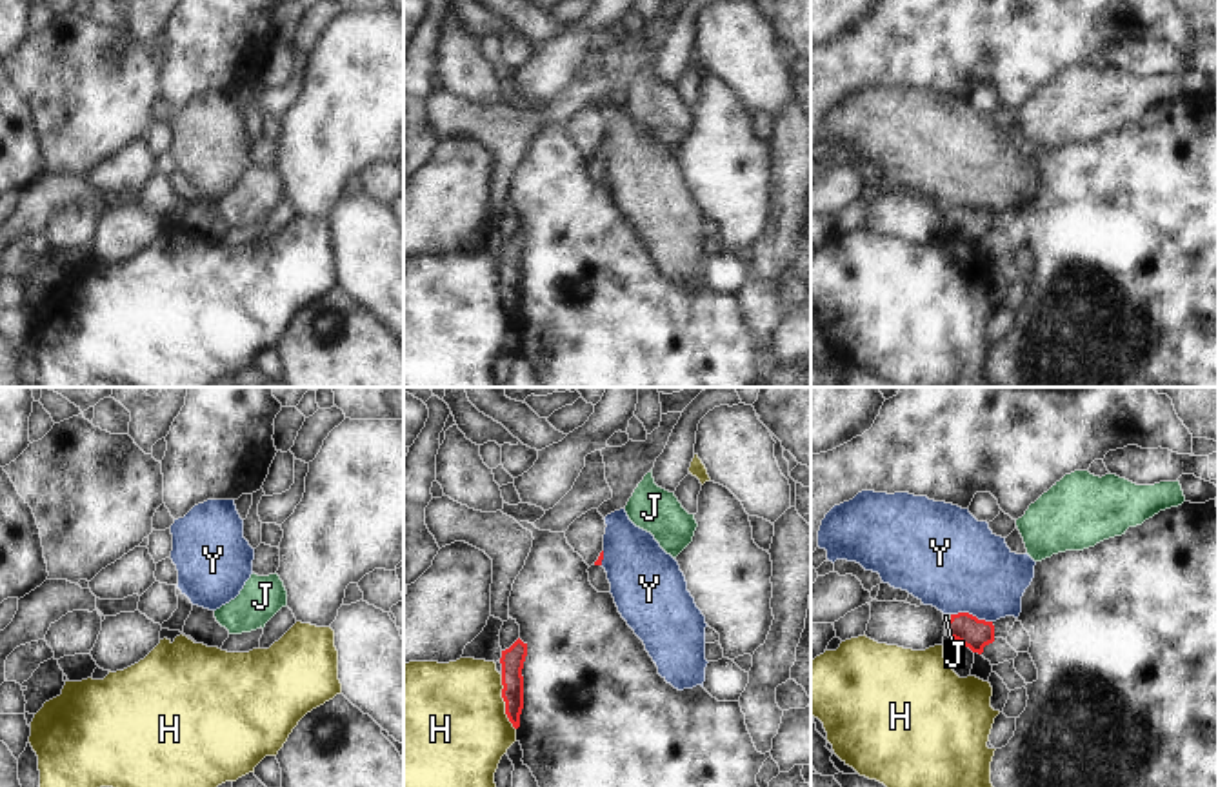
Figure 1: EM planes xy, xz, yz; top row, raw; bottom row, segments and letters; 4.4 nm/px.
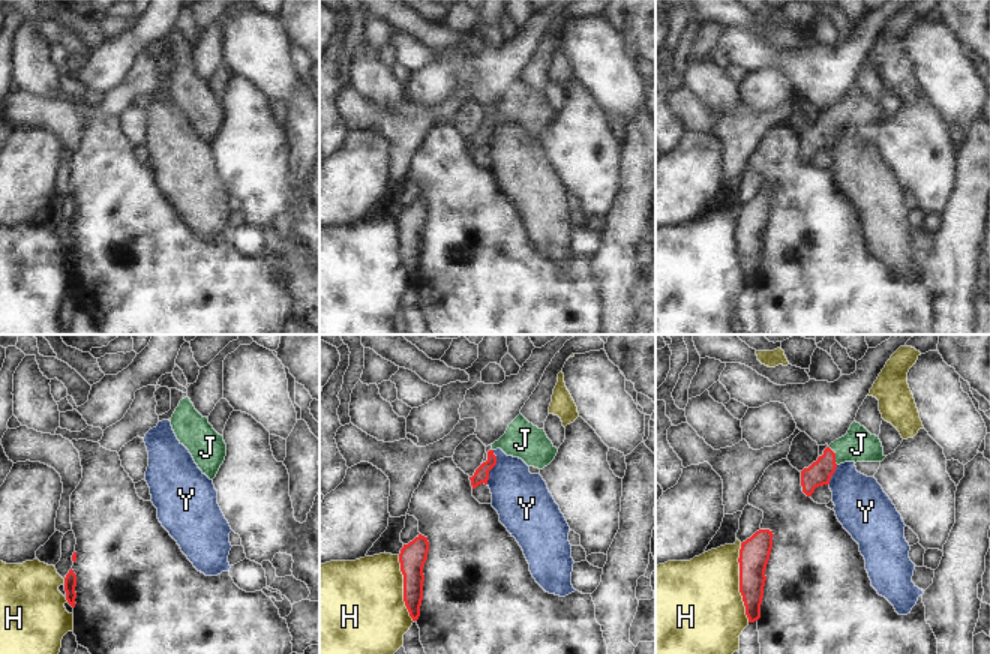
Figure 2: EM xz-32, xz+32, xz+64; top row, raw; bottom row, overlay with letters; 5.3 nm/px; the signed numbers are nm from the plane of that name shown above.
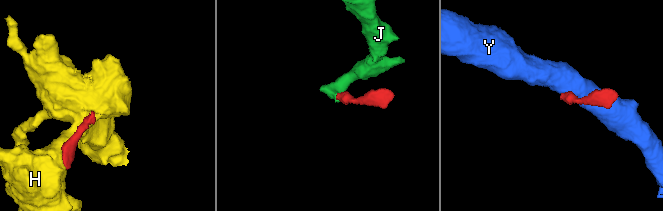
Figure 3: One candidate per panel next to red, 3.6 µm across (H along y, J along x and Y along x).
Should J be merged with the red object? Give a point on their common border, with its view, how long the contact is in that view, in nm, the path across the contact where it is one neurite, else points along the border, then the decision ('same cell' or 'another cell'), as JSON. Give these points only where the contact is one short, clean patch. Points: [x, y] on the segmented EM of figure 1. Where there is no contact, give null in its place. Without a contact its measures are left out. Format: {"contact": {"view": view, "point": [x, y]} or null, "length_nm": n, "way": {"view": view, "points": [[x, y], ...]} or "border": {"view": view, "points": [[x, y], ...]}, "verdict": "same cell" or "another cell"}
{"contact": {"view": "yz", "point": [951, 618]}, "length_nm": 40, "way": {"view": "yz", "points": [[973, 633], [951, 618], [946, 617]]}, "verdict": "same cell"}

